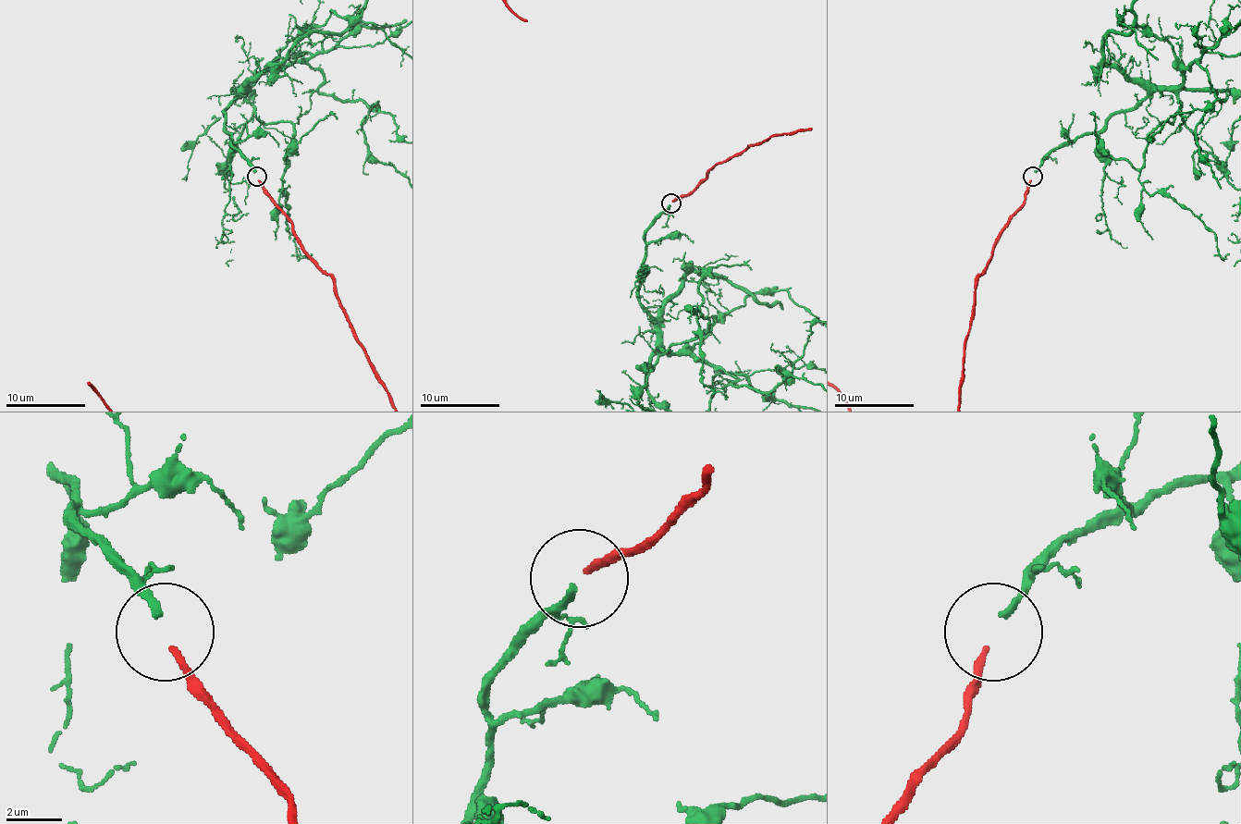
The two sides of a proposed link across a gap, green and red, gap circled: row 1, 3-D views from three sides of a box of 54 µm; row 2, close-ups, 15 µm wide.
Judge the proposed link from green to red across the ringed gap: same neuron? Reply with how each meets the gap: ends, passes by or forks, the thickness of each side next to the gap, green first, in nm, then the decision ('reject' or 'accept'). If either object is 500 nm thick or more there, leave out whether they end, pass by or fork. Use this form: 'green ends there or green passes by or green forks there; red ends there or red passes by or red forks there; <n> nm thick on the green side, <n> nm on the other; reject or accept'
green ends there; red ends there; 240 nm thick on the green side, 240 nm on the other; accept

